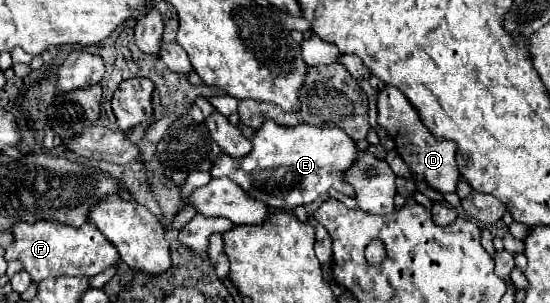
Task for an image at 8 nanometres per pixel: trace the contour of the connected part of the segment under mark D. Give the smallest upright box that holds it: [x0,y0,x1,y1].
[377,86,459,194]

